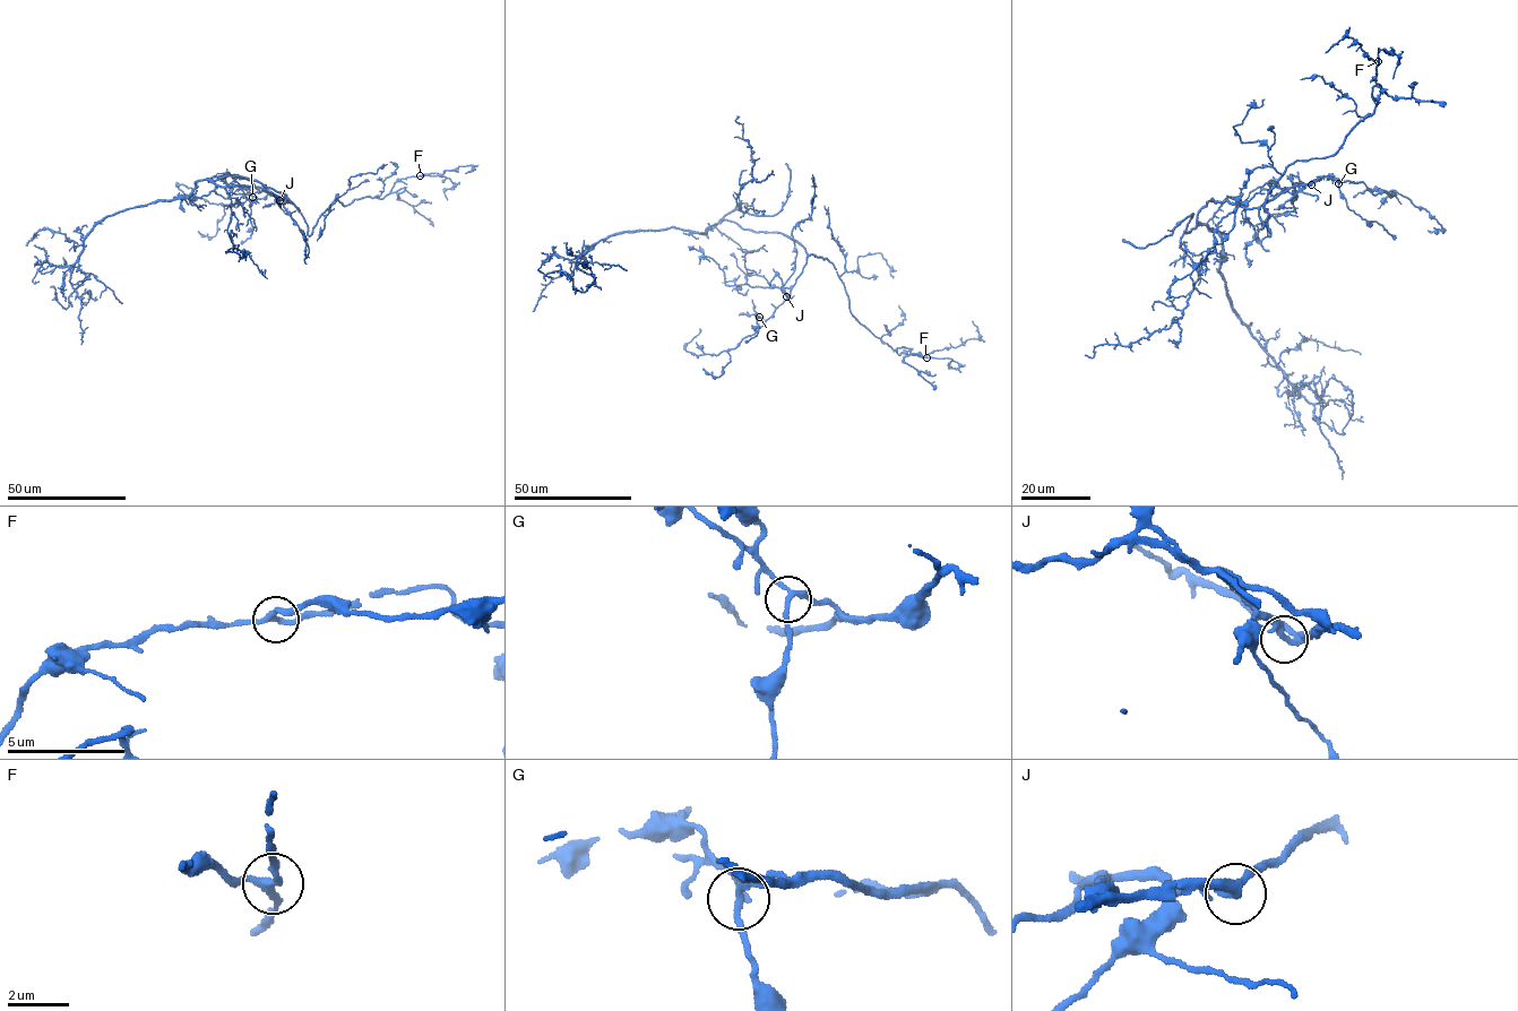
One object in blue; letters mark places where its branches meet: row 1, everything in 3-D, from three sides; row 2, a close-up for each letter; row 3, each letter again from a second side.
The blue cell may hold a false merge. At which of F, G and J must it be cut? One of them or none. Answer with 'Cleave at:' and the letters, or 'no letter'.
Cleave at: no letter

